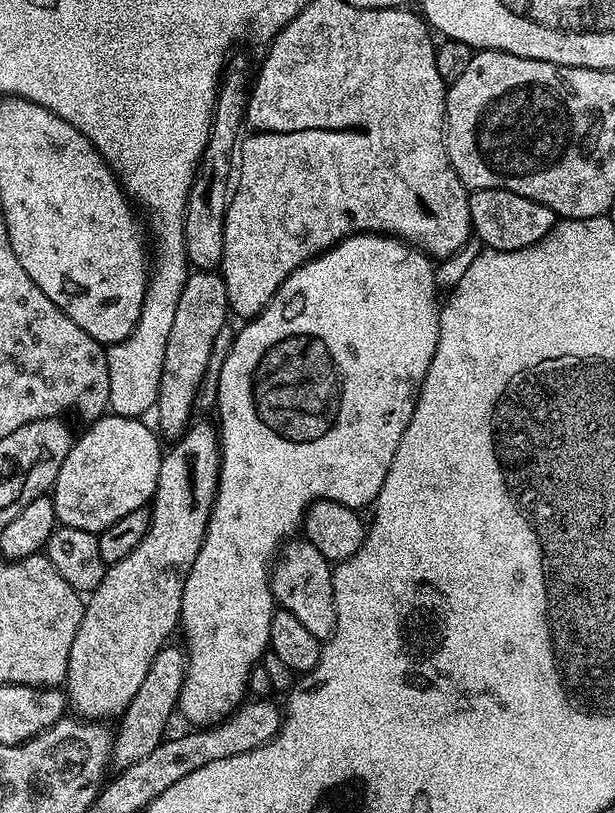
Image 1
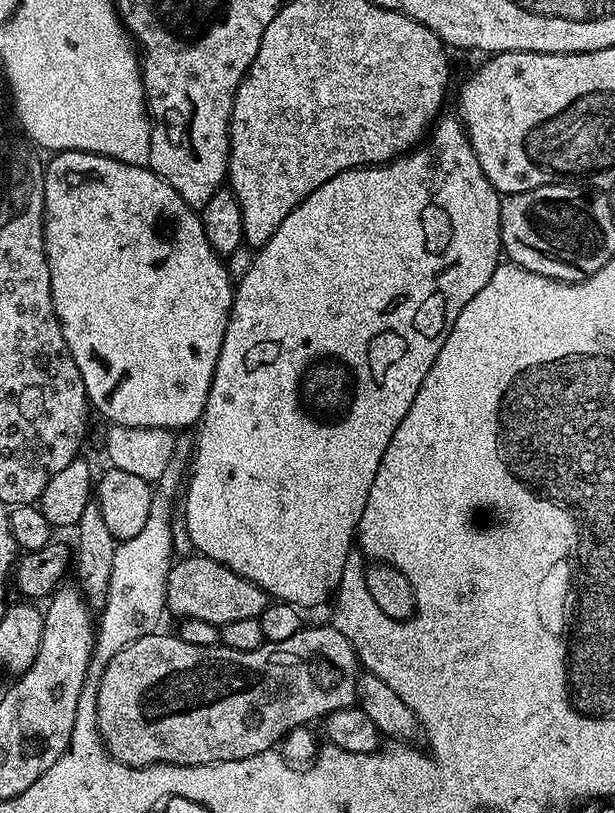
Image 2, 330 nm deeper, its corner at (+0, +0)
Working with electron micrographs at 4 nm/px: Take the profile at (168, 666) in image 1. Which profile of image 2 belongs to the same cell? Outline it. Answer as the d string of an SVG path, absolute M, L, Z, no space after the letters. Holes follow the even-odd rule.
M199 554L185 555L173 563L165 586L165 598L167 611L173 612L176 618L202 618L202 622L217 626L242 619L259 618L270 602L268 593L254 586L254 582L234 574L234 570L214 562L214 558Z

